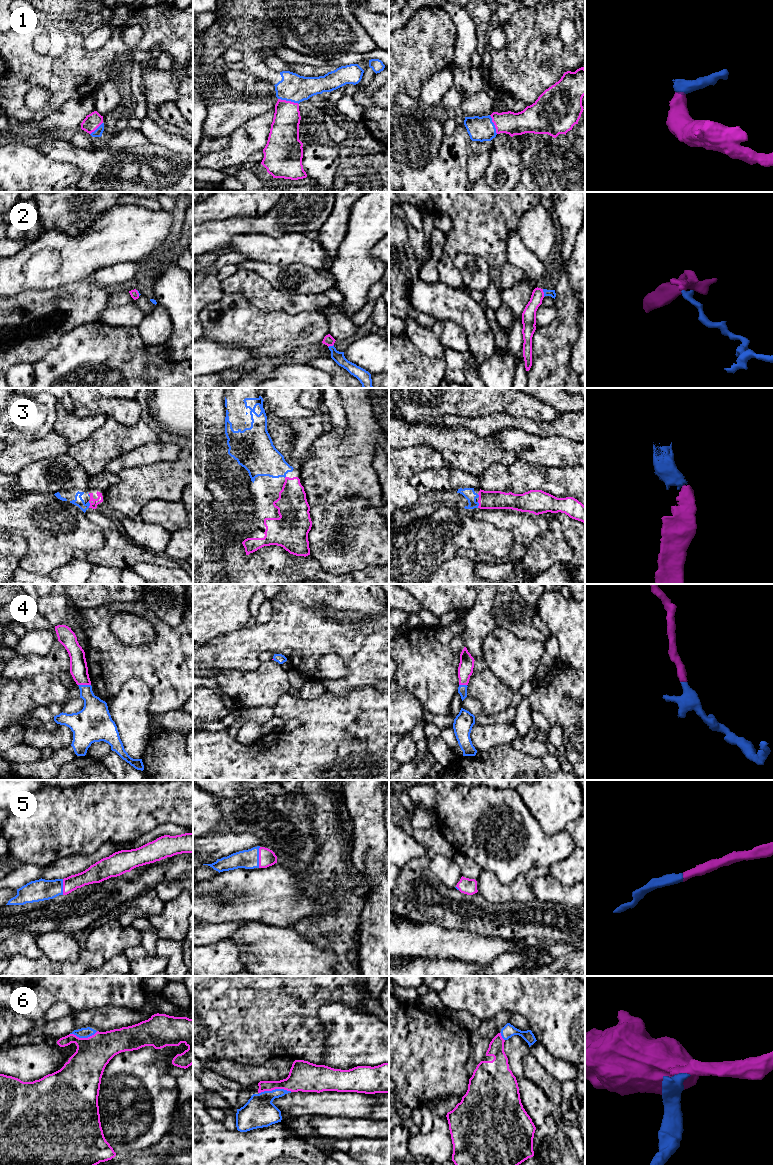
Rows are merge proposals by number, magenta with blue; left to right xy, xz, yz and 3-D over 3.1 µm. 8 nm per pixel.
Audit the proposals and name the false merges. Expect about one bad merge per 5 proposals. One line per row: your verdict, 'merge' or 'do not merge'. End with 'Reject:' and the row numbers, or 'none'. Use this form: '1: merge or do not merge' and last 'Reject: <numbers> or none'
1: merge
2: merge
3: merge
4: merge
5: merge
6: merge
Reject: none

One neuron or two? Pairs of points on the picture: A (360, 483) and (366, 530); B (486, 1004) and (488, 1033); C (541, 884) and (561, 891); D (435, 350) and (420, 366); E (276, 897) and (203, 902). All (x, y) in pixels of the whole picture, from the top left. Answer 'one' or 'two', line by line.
A: two
B: two
C: one
D: two
E: one

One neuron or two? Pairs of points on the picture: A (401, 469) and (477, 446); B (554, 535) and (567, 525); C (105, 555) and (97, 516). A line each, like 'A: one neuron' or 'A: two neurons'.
A: two neurons
B: two neurons
C: one neuron

